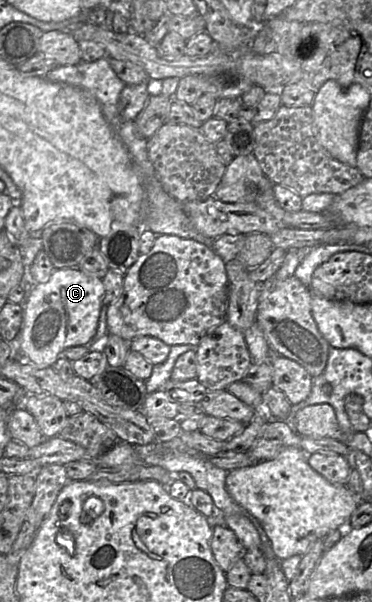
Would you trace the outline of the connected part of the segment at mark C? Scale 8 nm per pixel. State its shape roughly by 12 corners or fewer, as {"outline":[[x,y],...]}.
{"outline":[[54,270],[28,293],[22,355],[47,368],[96,334],[103,280]]}

